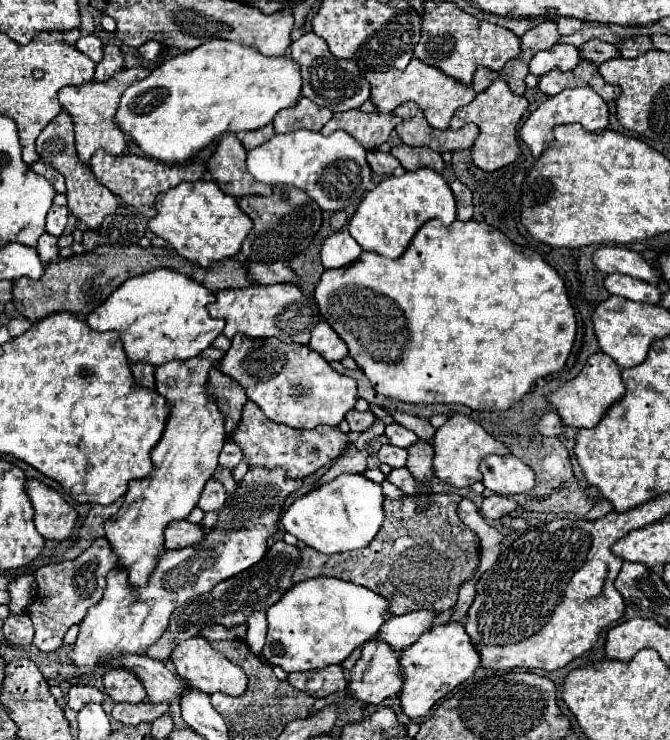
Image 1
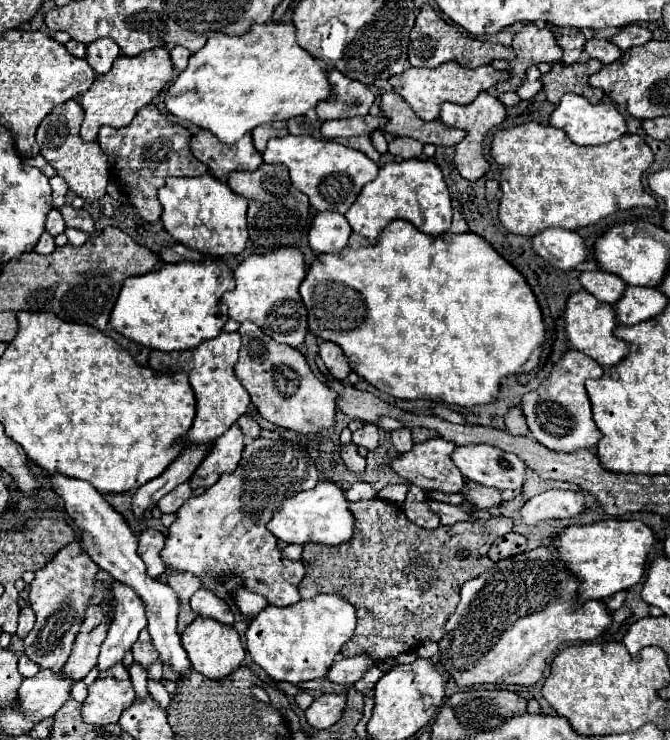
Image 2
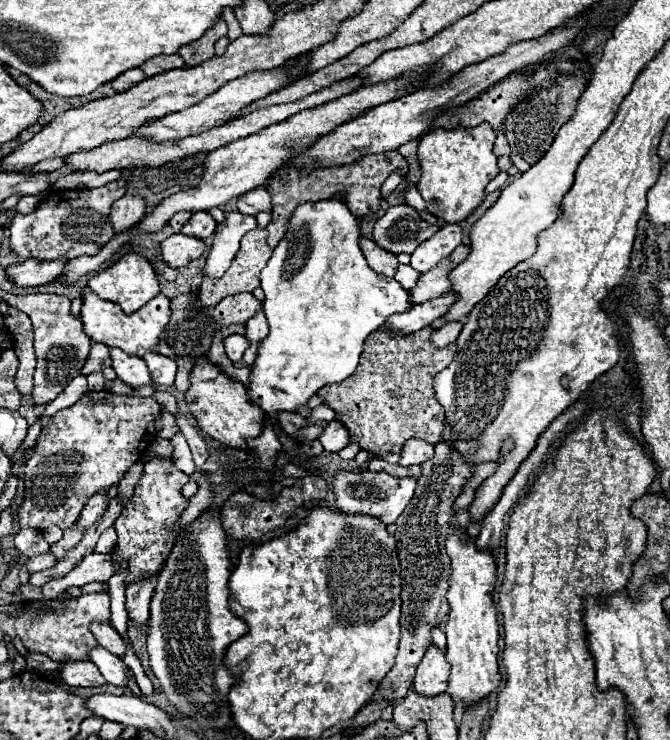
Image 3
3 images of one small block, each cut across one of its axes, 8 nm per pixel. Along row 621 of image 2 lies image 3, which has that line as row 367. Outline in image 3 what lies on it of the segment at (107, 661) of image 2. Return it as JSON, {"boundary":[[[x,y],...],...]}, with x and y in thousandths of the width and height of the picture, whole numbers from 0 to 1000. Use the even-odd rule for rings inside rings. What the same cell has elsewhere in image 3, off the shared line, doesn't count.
{"boundary":[[[164,470],[164,481],[167,481],[167,497],[173,500],[176,511],[185,519],[197,524],[215,524],[230,519],[212,484],[191,481],[188,476],[179,476],[179,470]]]}

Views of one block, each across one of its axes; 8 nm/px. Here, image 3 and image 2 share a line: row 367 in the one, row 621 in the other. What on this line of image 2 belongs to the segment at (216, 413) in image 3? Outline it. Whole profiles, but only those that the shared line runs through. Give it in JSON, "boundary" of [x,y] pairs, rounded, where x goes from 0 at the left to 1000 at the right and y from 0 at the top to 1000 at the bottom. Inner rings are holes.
{"boundary":[[[296,832],[275,854],[272,854],[272,873],[287,895],[287,903],[310,916],[334,916],[343,914],[364,892],[367,881],[358,870],[358,859],[346,846],[328,843],[316,835],[301,835]]]}

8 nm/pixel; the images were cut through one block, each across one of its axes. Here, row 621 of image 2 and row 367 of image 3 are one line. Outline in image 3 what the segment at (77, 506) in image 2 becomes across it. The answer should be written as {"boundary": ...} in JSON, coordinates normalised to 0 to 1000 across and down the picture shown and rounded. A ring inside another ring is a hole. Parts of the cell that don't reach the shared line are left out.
{"boundary":[[[224,476],[224,478],[215,478],[212,486],[218,489],[224,505],[227,505],[227,514],[239,522],[257,522],[260,519],[260,508],[263,508],[263,489],[248,484],[248,481],[239,481],[233,476]]]}

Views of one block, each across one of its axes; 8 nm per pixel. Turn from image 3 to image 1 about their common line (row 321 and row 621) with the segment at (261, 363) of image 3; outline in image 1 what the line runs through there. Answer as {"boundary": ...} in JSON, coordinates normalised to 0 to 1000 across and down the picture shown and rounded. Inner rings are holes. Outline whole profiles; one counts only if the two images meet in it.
{"boundary":[[[463,781],[436,792],[397,824],[400,859],[394,889],[424,908],[472,905],[510,897],[531,876],[555,865],[579,838],[579,811],[567,803],[504,781]]]}

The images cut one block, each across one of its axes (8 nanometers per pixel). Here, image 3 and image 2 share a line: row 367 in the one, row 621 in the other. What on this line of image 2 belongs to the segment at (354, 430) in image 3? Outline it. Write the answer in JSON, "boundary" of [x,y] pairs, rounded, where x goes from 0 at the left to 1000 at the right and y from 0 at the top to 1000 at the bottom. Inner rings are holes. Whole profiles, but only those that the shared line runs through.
{"boundary":[[[570,673],[555,676],[537,676],[522,681],[525,695],[531,697],[531,724],[519,735],[490,741],[478,735],[460,735],[454,738],[448,759],[457,768],[457,778],[448,786],[448,803],[451,808],[463,808],[472,803],[510,803],[525,811],[531,830],[534,830],[534,849],[513,870],[510,884],[531,886],[549,881],[561,895],[594,886],[600,881],[609,881],[621,876],[630,865],[657,865],[663,859],[666,838],[681,824],[681,816],[687,814],[687,795],[696,784],[716,778],[734,765],[734,757],[728,754],[728,741],[743,724],[752,724],[764,716],[764,700],[755,697],[734,697],[728,703],[710,703],[710,705],[681,705],[678,711],[654,711],[651,716],[633,716],[612,705],[597,689],[594,681],[585,681]],[[687,743],[699,743],[699,751],[687,751]]]}

